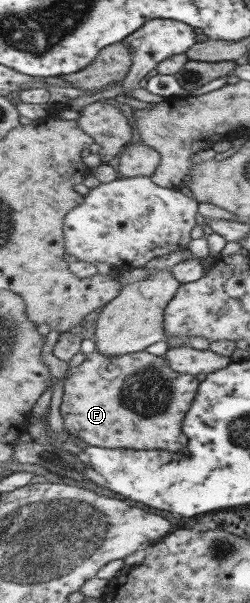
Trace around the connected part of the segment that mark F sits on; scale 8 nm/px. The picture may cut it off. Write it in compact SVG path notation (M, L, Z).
M95 349L88 354L88 359L83 365L68 371L62 386L60 413L68 432L96 447L135 450L161 448L172 452L183 452L189 449L191 437L191 434L183 430L184 419L197 397L201 382L195 375L175 371L163 356L157 357L142 351L105 357Z

